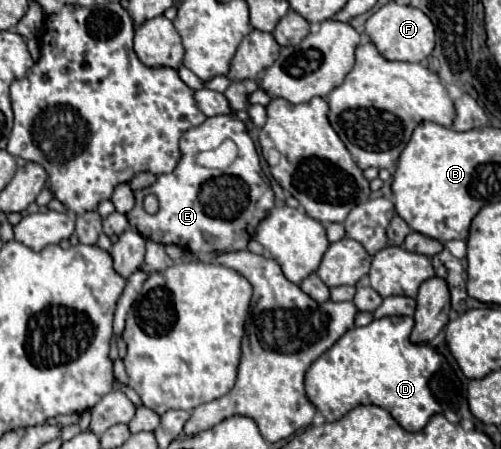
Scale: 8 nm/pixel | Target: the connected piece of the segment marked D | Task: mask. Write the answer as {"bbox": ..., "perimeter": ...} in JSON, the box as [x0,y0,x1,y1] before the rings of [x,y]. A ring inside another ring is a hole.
{"bbox":[305,317,469,431],"perimeter":[[[381,317],[365,327],[351,327],[327,353],[323,353],[305,375],[305,389],[311,403],[327,421],[337,421],[357,405],[379,405],[387,409],[405,431],[421,431],[435,413],[459,409],[467,401],[469,379],[427,343],[411,343],[413,317]]]}

